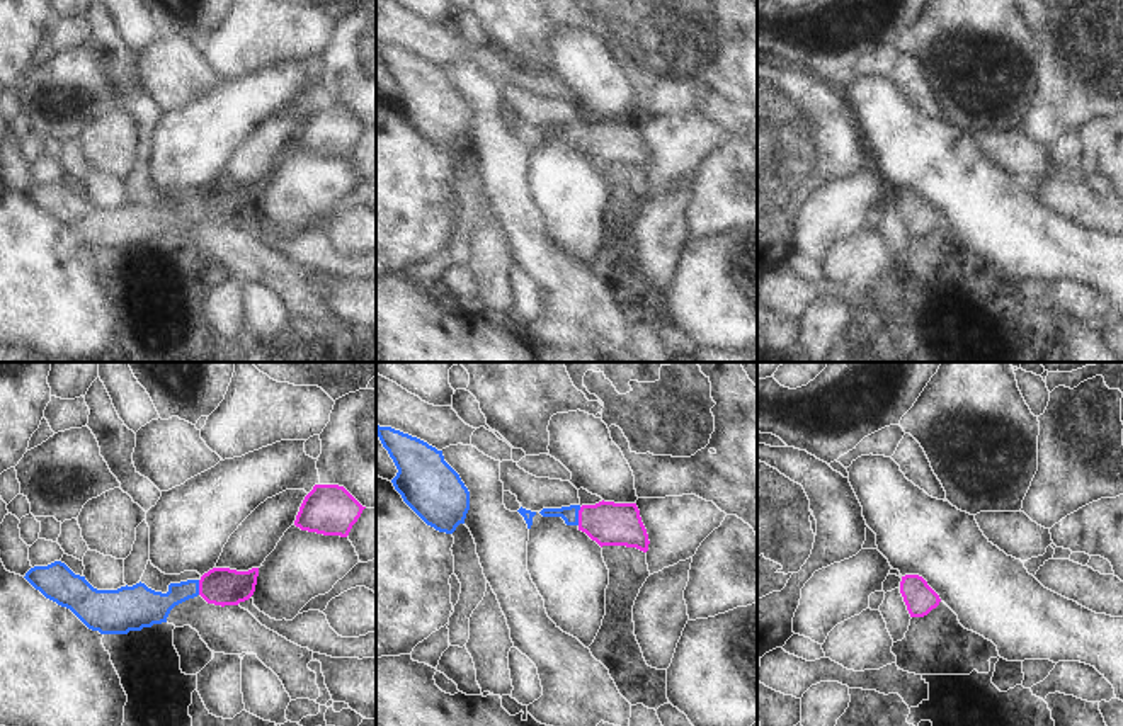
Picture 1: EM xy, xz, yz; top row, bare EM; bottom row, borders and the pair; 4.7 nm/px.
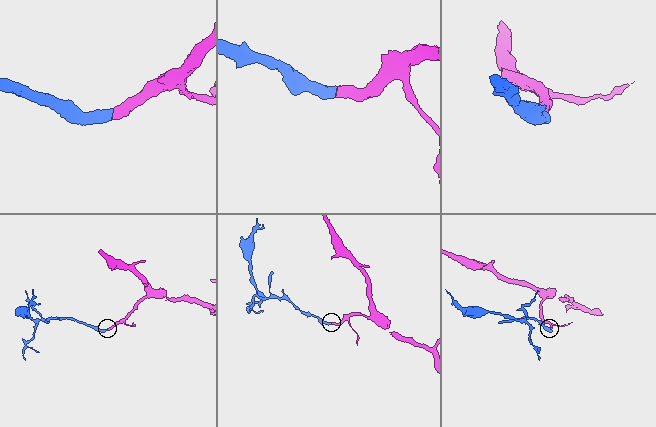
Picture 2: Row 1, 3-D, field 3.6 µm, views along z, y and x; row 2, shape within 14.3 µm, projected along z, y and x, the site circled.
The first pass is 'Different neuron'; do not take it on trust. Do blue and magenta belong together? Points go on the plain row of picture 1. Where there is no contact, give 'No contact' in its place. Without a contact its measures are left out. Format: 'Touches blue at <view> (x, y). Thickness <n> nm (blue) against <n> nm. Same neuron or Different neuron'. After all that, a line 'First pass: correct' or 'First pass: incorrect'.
Touches blue at xz (577, 135). Thickness 80 nm (blue) against 200 nm. Same neuron.
First pass: incorrect

